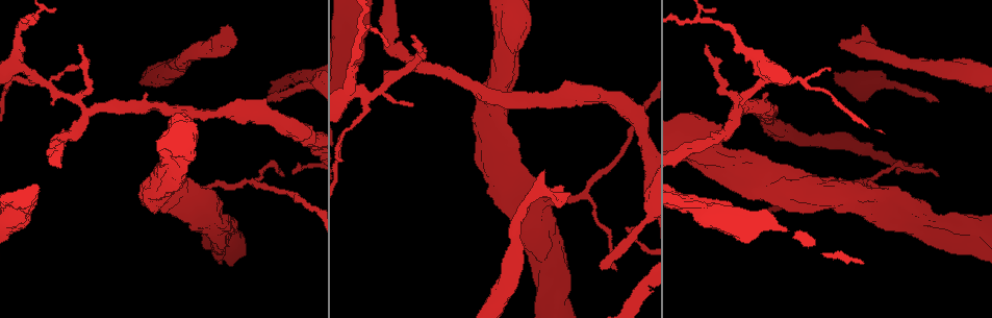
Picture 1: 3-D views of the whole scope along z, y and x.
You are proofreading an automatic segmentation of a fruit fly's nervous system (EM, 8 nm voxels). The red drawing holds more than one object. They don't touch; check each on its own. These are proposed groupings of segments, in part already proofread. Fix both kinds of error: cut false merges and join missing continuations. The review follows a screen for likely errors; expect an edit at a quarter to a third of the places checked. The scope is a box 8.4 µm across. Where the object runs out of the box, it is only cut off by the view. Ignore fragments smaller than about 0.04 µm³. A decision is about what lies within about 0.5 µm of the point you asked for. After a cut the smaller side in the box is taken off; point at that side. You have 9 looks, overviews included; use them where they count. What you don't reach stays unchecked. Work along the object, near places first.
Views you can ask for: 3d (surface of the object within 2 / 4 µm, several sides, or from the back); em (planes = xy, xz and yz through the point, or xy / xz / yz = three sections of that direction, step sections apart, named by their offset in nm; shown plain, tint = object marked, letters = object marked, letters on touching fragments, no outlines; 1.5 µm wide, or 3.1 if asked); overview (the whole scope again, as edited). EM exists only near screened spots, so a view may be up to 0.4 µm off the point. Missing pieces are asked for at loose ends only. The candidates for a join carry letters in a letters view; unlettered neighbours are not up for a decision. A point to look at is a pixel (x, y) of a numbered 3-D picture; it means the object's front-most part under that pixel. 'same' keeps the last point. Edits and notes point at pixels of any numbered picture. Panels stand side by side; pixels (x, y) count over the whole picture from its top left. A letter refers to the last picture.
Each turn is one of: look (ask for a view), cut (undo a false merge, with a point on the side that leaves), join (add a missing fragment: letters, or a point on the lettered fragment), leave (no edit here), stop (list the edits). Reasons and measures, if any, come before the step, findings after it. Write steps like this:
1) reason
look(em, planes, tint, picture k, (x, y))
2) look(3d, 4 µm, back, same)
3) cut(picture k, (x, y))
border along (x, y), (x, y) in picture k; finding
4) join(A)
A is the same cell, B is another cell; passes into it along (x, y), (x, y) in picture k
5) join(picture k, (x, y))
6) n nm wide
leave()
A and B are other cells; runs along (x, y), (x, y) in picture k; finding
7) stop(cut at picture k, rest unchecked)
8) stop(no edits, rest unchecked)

branch stops here
look(em, yz, step 8, letters, picture 1, (509, 130))

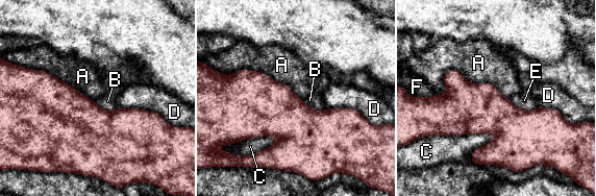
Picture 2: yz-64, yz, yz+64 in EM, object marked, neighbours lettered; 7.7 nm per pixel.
look(em, planes, letters, same)

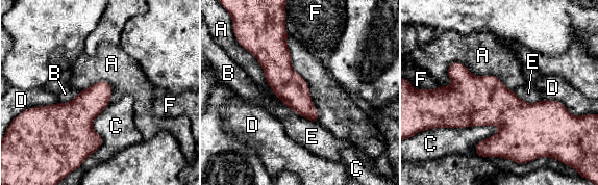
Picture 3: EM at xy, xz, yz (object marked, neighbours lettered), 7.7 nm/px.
A touches over 550 nm
leave()
A, B, C, D, E and F are other cells; runs along (278, 33), (278, 74), (315, 120) in picture 3; no lettered fragment goes on from it

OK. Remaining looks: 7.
arms part here
look(em, xz, step 8, tint, picture 1, (418, 69))

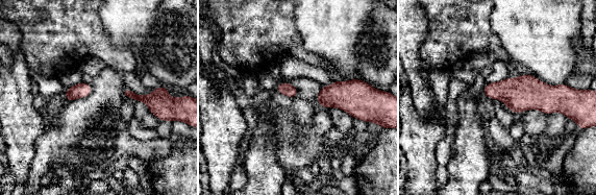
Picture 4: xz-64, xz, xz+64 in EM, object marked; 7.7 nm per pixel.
what lies round it
look(em, xz, step 8, letters, same)

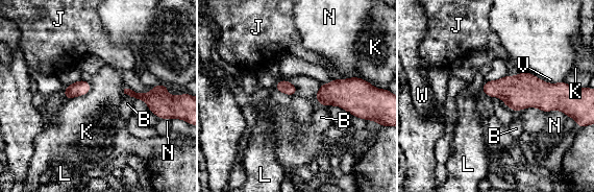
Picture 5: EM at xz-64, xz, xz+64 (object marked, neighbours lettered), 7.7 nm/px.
K touches over 240 nm
leave()
B, J, K, L, N, V and W are other cells; border along (546, 112), (560, 110), (564, 114) in picture 5; one neuron here

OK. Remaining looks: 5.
stops while still wide
look(3d, 4 µm, back, picture 1, (721, 125))

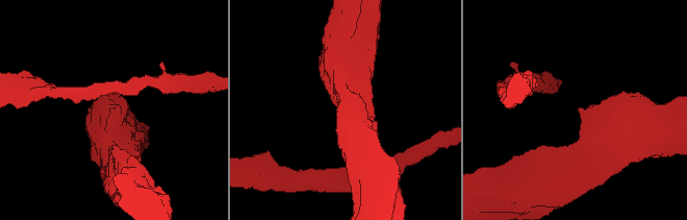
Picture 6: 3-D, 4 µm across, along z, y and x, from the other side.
need the tissue
look(em, planes, tint, picture 6, (113, 107))

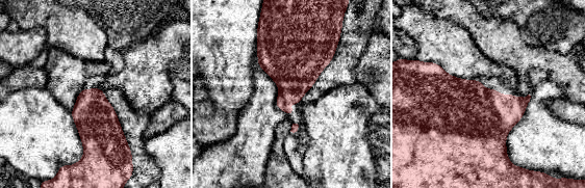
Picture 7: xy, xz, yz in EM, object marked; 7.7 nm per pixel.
look(em, planes, letters, same)

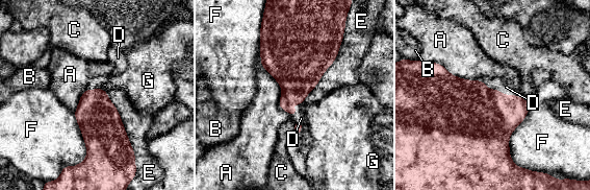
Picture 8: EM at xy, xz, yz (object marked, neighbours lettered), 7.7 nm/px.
300 nm wide
join(D)
D is the same cell, A, B, C, E, F and G are other cells; passes into it along (483, 119), (501, 92), (506, 87) in picture 8; the neuron continues

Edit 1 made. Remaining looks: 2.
look(overview)

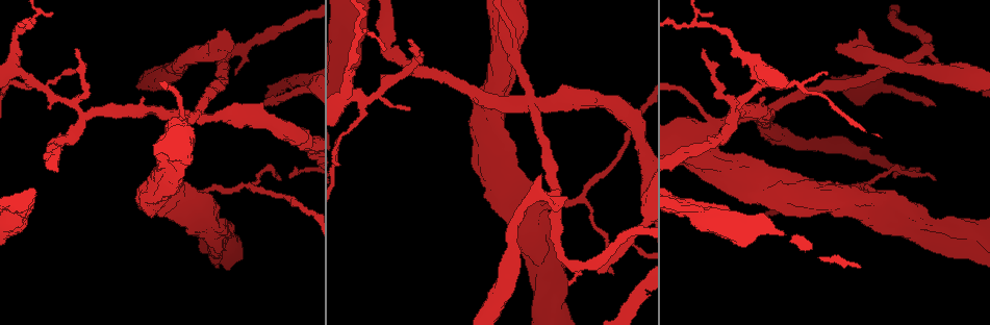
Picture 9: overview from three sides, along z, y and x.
sharp bend
look(em, planes, letters, picture 9, (358, 39))

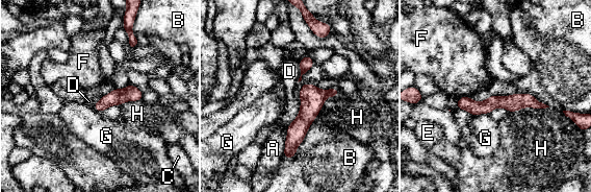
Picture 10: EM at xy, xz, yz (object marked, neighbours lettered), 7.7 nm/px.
leave()
A, B, C, D, E, F, G and H are other cells; runs along (541, 105), (492, 102), (459, 106) in picture 10; continuous, no second neuron

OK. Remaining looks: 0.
stop(join at picture 8, rest unchecked)

